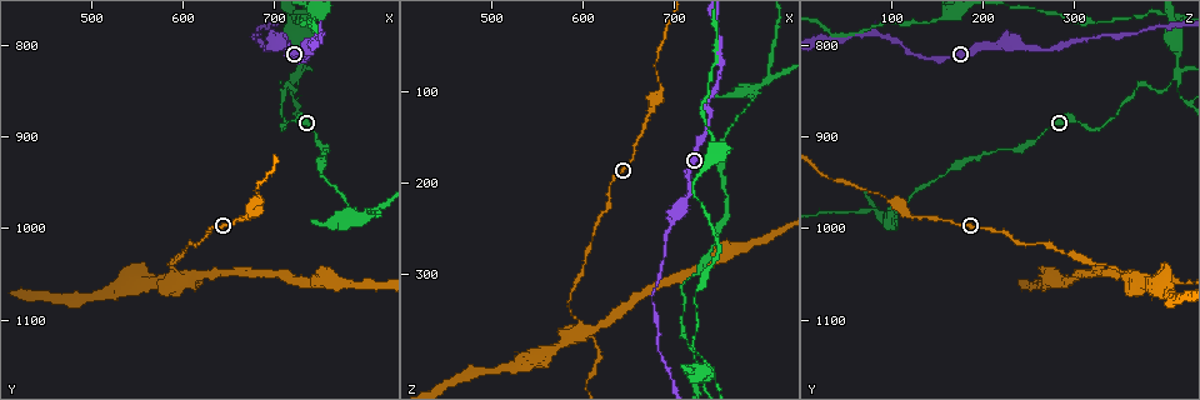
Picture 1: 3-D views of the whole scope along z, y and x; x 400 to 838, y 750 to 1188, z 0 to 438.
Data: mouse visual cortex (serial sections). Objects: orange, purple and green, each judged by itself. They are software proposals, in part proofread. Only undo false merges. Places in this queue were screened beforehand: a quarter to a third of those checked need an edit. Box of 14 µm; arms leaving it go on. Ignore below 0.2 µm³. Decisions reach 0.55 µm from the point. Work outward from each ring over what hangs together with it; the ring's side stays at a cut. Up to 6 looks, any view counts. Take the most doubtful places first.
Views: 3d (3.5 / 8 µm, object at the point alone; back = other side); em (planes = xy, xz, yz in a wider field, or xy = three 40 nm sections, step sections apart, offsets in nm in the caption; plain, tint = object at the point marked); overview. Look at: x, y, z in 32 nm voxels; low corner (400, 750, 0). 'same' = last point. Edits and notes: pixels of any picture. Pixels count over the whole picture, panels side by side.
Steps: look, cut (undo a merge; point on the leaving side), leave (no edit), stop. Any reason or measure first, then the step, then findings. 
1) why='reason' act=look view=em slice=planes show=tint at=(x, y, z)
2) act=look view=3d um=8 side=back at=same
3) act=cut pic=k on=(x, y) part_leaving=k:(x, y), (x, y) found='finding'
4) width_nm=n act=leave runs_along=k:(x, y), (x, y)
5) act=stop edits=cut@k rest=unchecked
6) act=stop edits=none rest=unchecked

why='looks like a crossing' act=look view=3d um=3.5 at=(730, 835, 410)

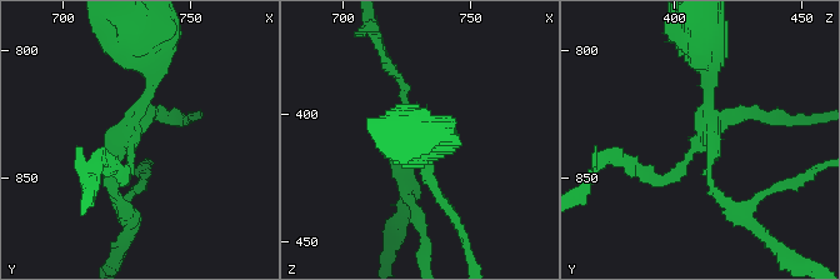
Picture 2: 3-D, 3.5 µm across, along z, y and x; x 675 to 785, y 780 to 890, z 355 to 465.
arms=4 arm_widths_nm=150,150,150,150 why='shape alone is not enough' act=look view=em slice=xy step=2 show=tint at=(726, 835, 411)

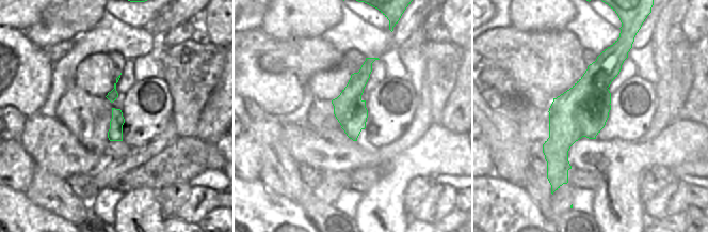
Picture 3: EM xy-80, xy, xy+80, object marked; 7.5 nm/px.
why='another direction' act=look view=em slice=xy step=3 show=tint at=same

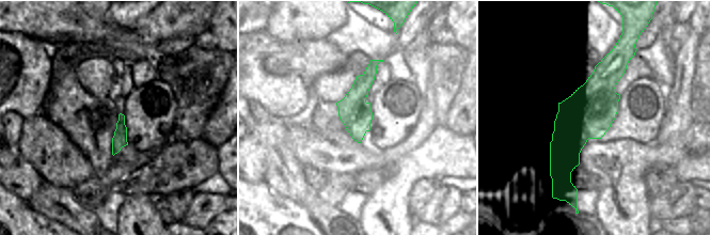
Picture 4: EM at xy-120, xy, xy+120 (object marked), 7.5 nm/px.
act=cut pic=2 on=(713, 191) border=4:(614, 88), (584, 106), (587, 138) found='a second cell is stuck on'

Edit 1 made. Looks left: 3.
why='redraw' act=look view=overview

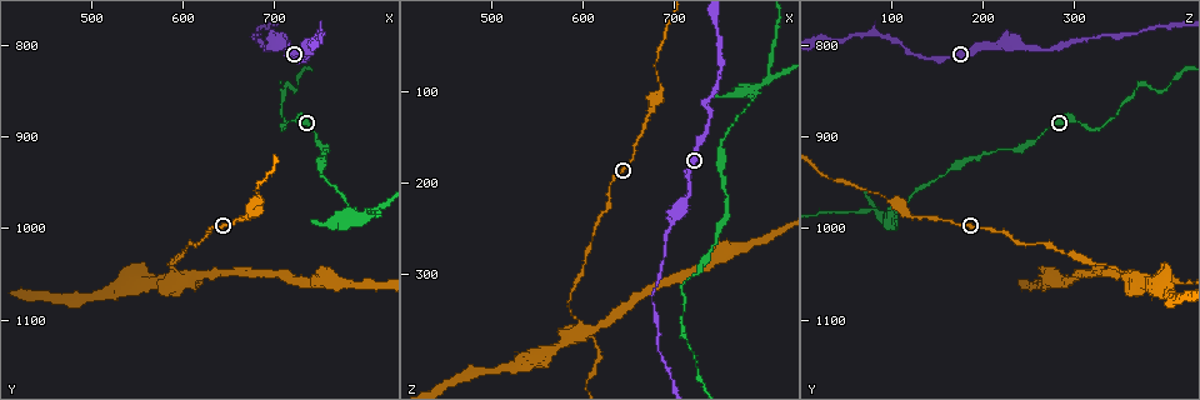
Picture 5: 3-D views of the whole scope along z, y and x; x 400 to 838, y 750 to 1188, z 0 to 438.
why='four arms meet' act=look view=3d um=3.5 at=(600, 1055, 360)

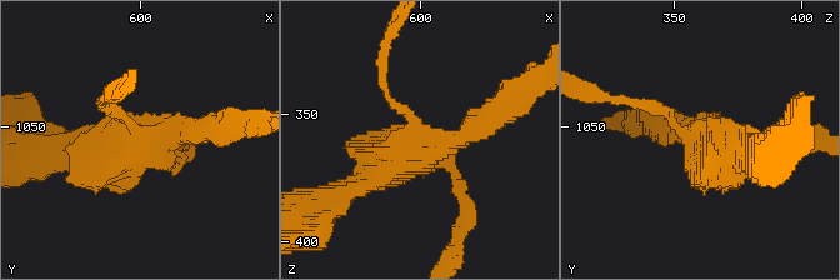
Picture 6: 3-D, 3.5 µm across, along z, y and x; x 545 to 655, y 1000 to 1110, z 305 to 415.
why='shape alone is not enough' act=look view=em slice=planes show=tint at=(600, 1054, 358)

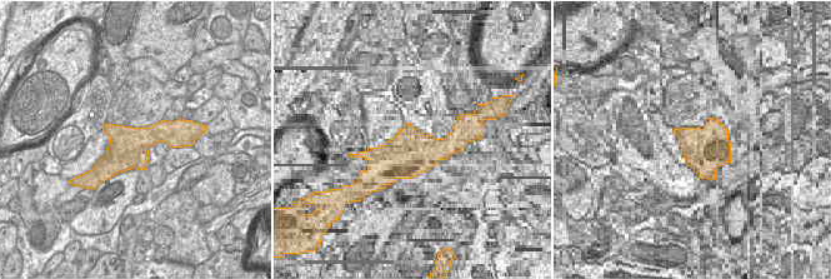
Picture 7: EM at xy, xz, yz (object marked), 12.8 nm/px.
arm_widths_nm=150,150,300,450 act=cut pic=6 on=(470, 138) part_leaving=6:(416, 125), (401, 158), (335, 195) found='two cells meet here'

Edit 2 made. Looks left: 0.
act=stop edits=cut@2,cut@6 rest=unchecked

